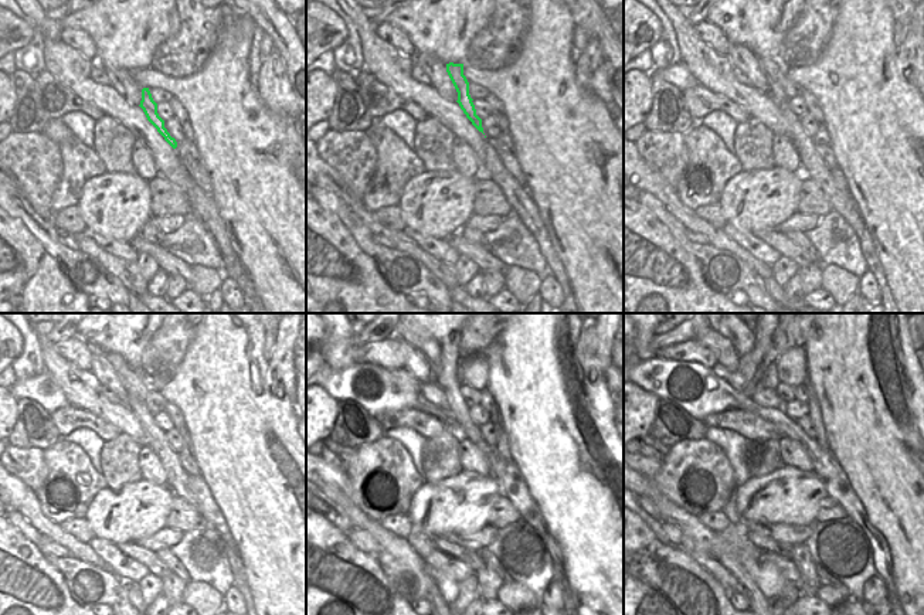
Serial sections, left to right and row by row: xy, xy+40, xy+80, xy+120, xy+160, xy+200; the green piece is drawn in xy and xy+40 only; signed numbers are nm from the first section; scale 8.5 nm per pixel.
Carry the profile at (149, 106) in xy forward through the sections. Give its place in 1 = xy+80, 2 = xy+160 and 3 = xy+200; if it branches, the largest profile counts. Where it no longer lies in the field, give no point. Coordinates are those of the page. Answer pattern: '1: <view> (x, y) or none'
1: xy+80 (773, 70)
2: xy+160 (424, 342)
3: xy+200 (744, 342)

